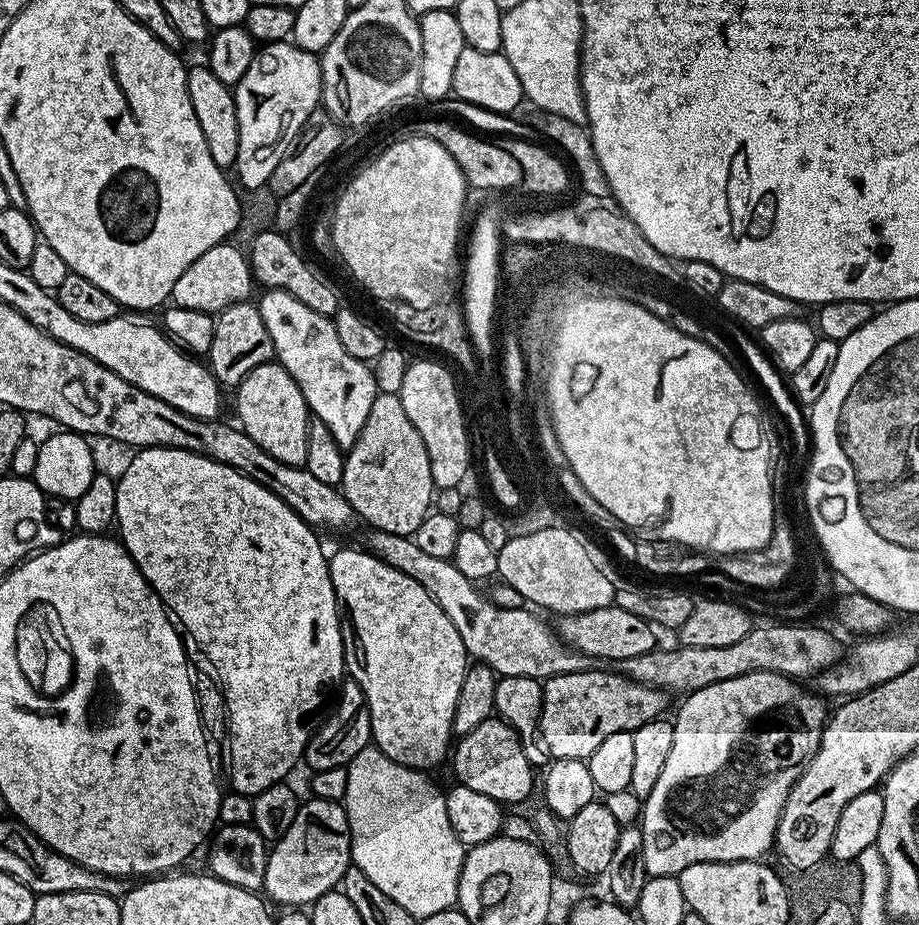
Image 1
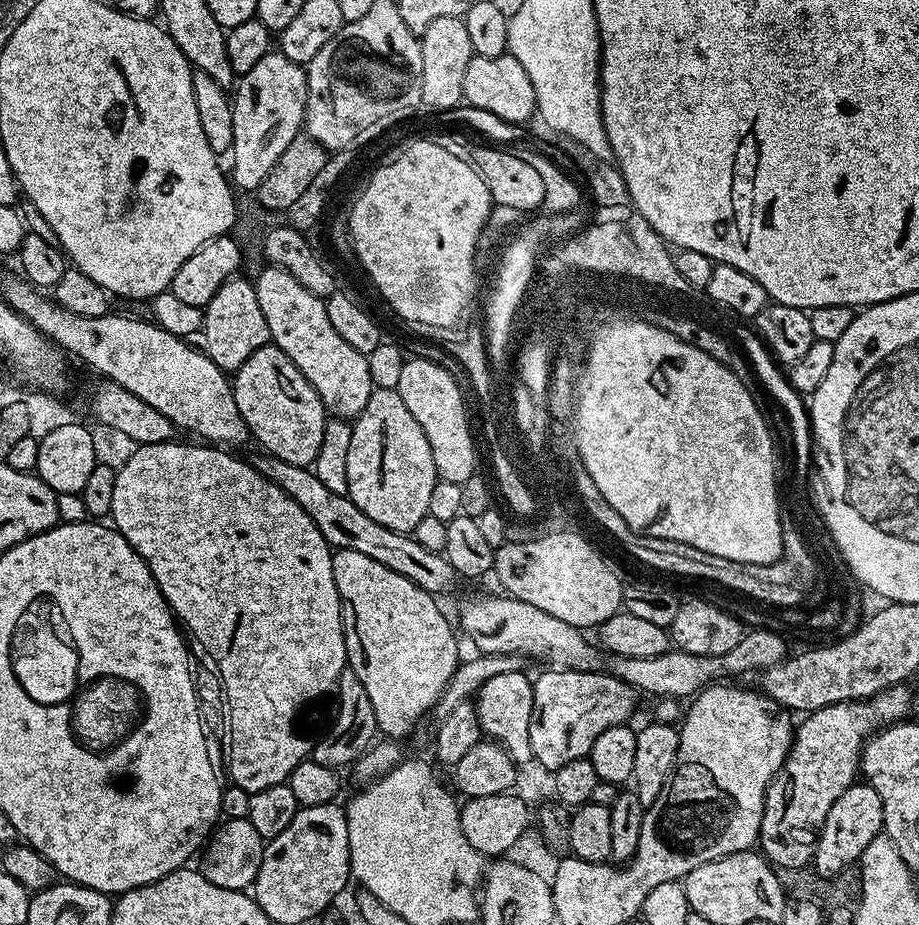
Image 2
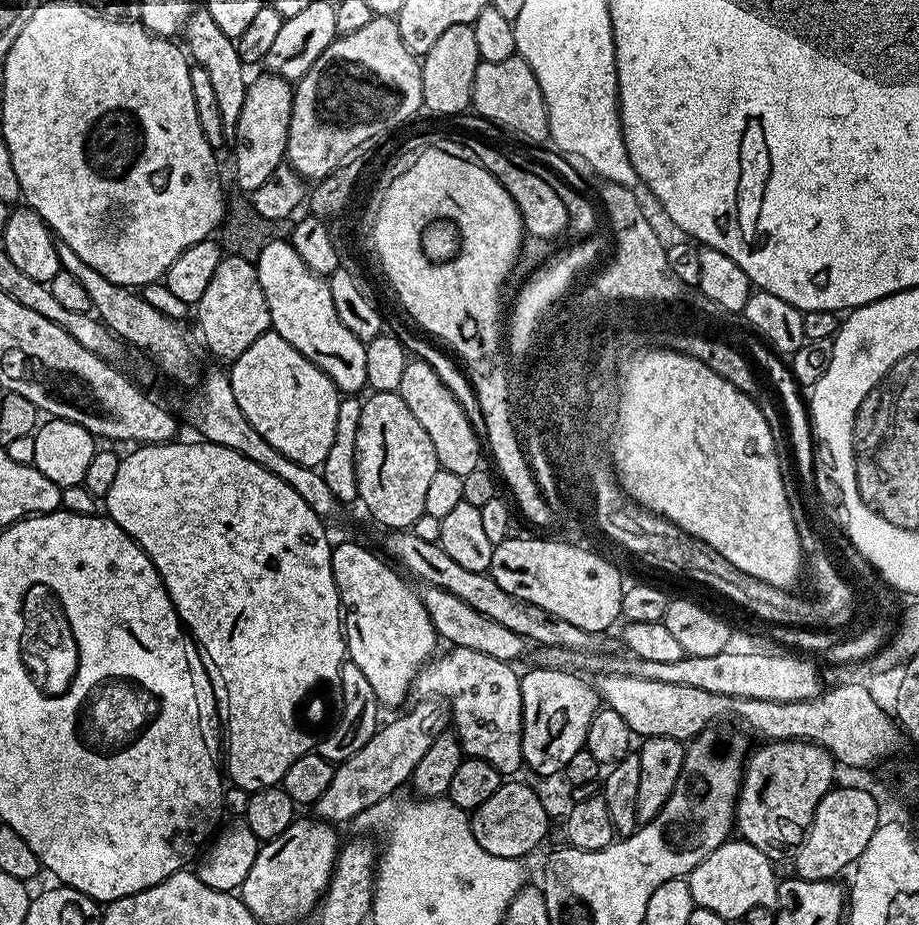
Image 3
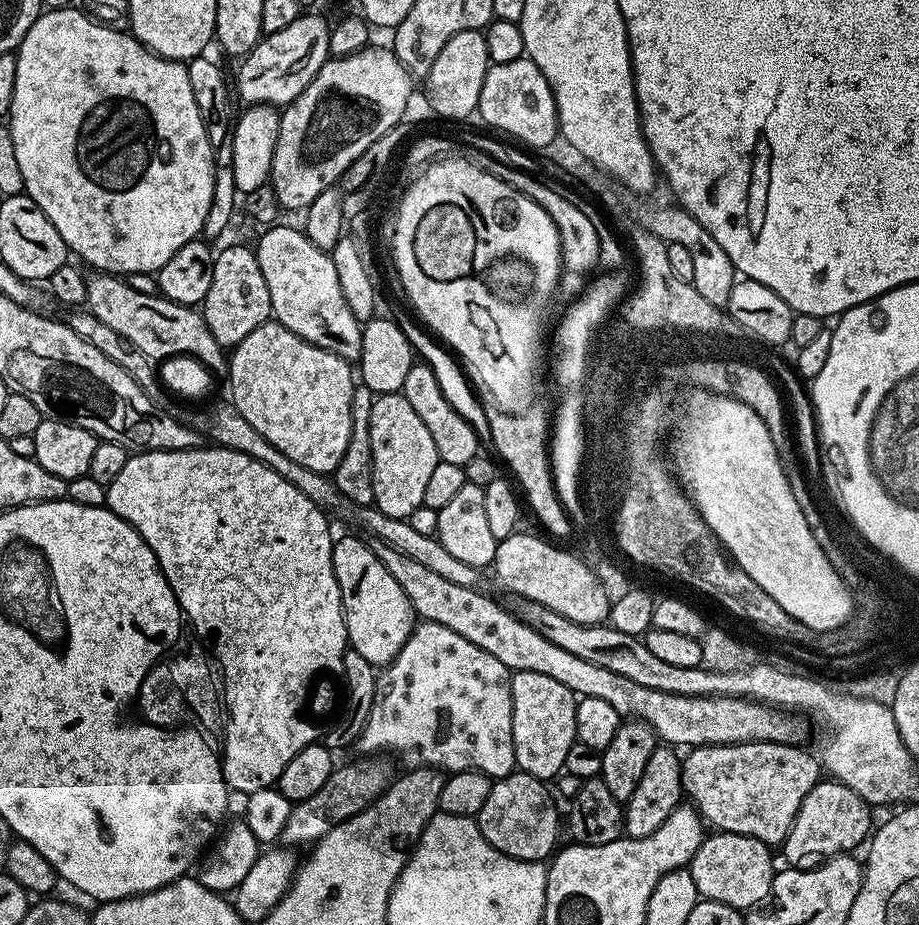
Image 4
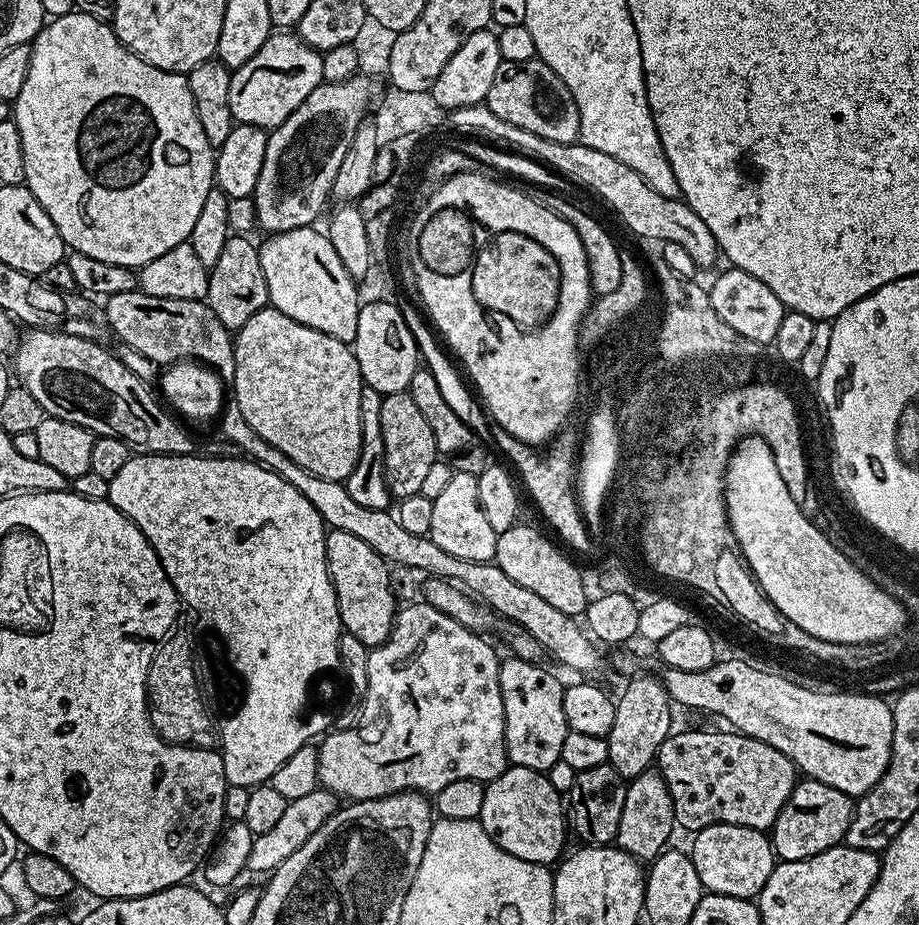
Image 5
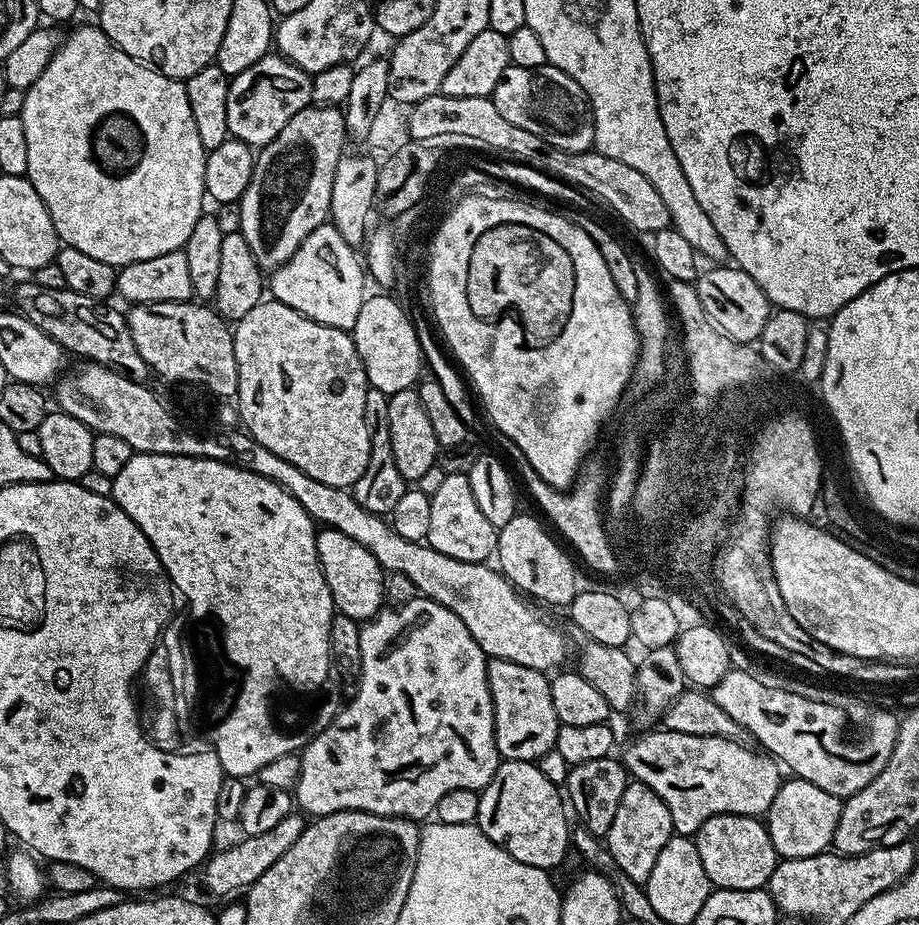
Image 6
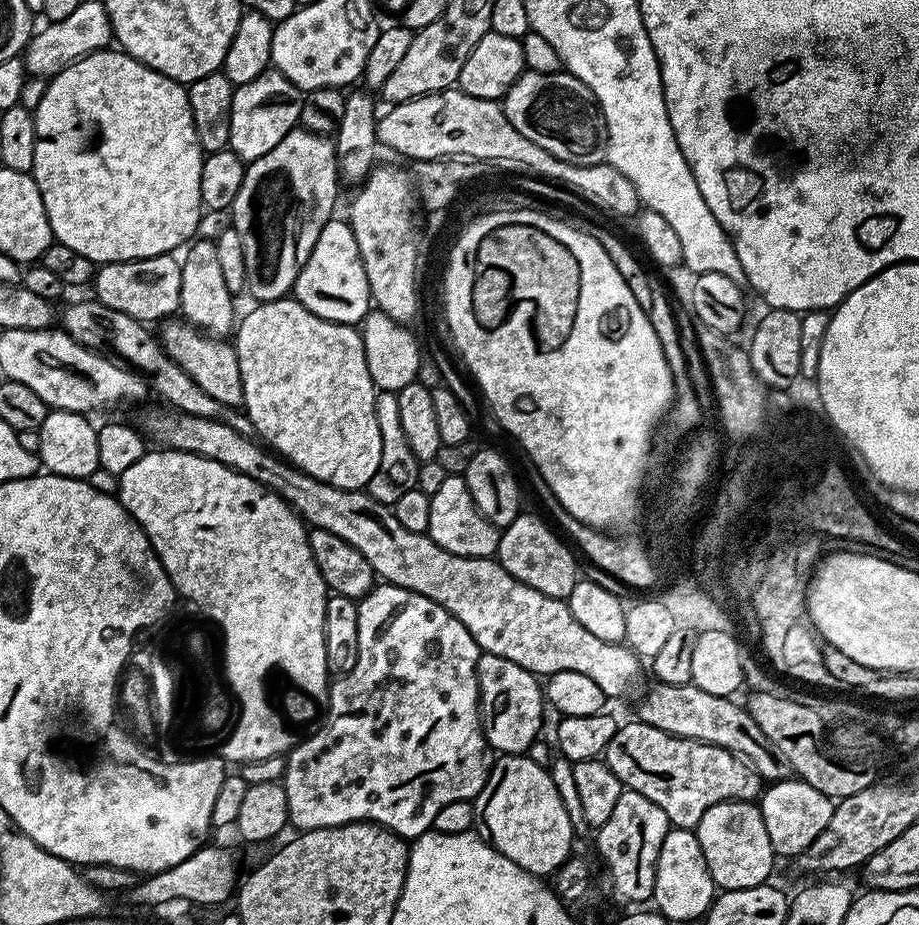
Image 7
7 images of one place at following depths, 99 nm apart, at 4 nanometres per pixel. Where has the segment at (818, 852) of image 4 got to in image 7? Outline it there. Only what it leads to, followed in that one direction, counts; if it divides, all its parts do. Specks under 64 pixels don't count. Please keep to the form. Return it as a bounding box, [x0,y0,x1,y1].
[758,778,836,858]

